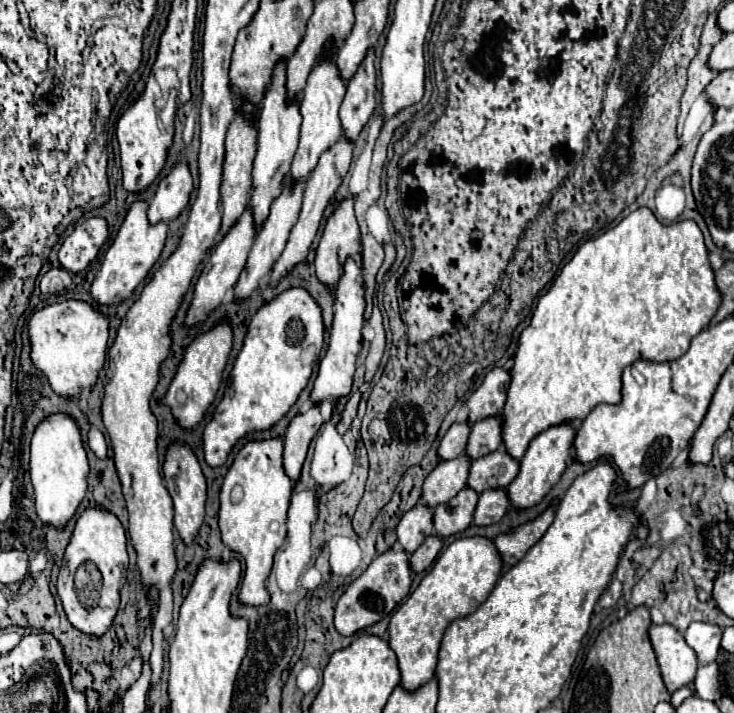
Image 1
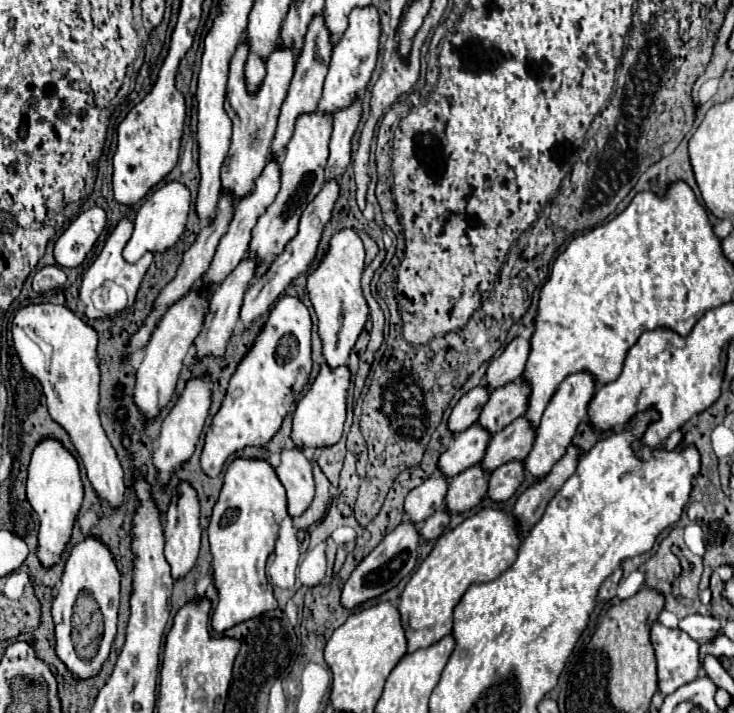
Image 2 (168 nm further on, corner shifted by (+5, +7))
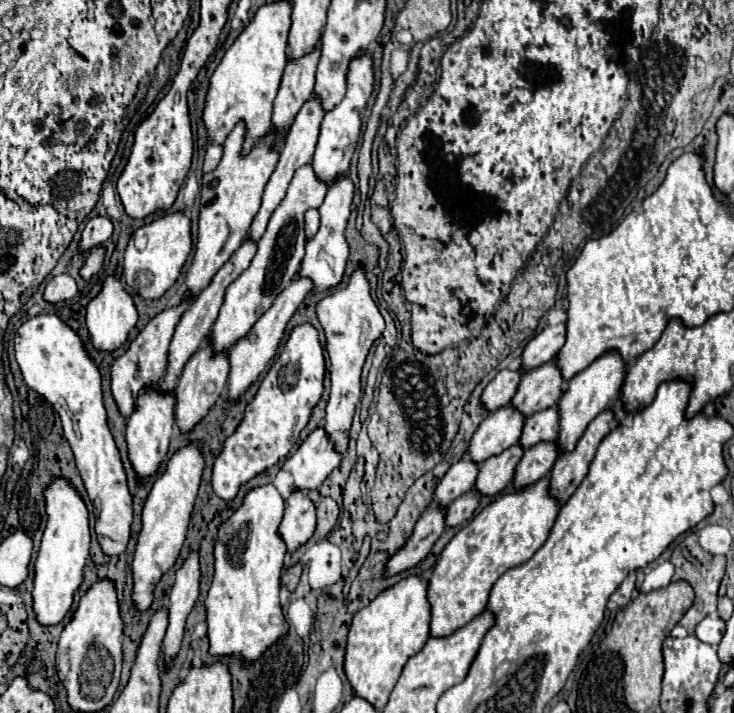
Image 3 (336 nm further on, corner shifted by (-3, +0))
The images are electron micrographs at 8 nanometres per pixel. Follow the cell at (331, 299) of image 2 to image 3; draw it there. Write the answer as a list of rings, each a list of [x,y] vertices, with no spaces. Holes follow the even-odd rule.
[[[358,266],[348,286],[340,292],[328,294],[322,298],[316,306],[318,320],[326,334],[326,350],[330,354],[330,398],[326,406],[326,432],[330,434],[336,450],[346,452],[348,448],[348,430],[354,416],[354,406],[360,400],[360,372],[366,360],[366,354],[376,338],[380,338],[384,330],[384,318],[378,312],[372,296],[370,296],[370,284],[366,280],[366,272],[362,266]]]

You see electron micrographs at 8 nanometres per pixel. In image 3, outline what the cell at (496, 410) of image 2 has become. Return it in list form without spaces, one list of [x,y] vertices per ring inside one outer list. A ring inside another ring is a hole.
[[[546,362],[530,372],[526,372],[520,380],[520,388],[512,398],[512,408],[524,412],[524,418],[534,412],[552,408],[562,394],[562,376],[554,362]]]

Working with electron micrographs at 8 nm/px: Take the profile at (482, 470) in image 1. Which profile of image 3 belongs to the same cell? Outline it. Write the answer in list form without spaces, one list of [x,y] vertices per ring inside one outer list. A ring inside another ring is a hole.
[[[548,408],[542,412],[532,414],[530,418],[526,418],[524,422],[524,432],[518,440],[518,444],[528,450],[544,440],[554,442],[558,438],[558,410],[556,408]]]

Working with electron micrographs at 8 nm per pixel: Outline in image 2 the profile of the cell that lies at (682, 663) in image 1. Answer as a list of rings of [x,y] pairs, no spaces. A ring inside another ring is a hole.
[[[652,625],[652,645],[658,659],[658,691],[666,697],[684,683],[698,679],[700,643],[682,629]]]

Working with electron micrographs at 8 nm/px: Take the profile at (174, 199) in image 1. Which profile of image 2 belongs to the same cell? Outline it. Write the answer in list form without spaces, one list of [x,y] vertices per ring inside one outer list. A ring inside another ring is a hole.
[[[168,183],[152,193],[140,207],[136,219],[134,219],[134,231],[130,241],[126,243],[122,255],[128,263],[136,263],[146,251],[150,253],[164,253],[166,249],[174,247],[180,235],[184,233],[186,219],[190,209],[190,191],[182,183]]]

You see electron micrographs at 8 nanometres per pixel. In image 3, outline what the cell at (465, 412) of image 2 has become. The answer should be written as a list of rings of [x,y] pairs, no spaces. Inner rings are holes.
[[[500,370],[496,374],[496,378],[484,388],[482,398],[480,398],[482,406],[488,412],[494,412],[496,408],[508,406],[508,402],[512,400],[512,396],[516,392],[520,378],[522,378],[522,372],[518,372],[518,370]]]

